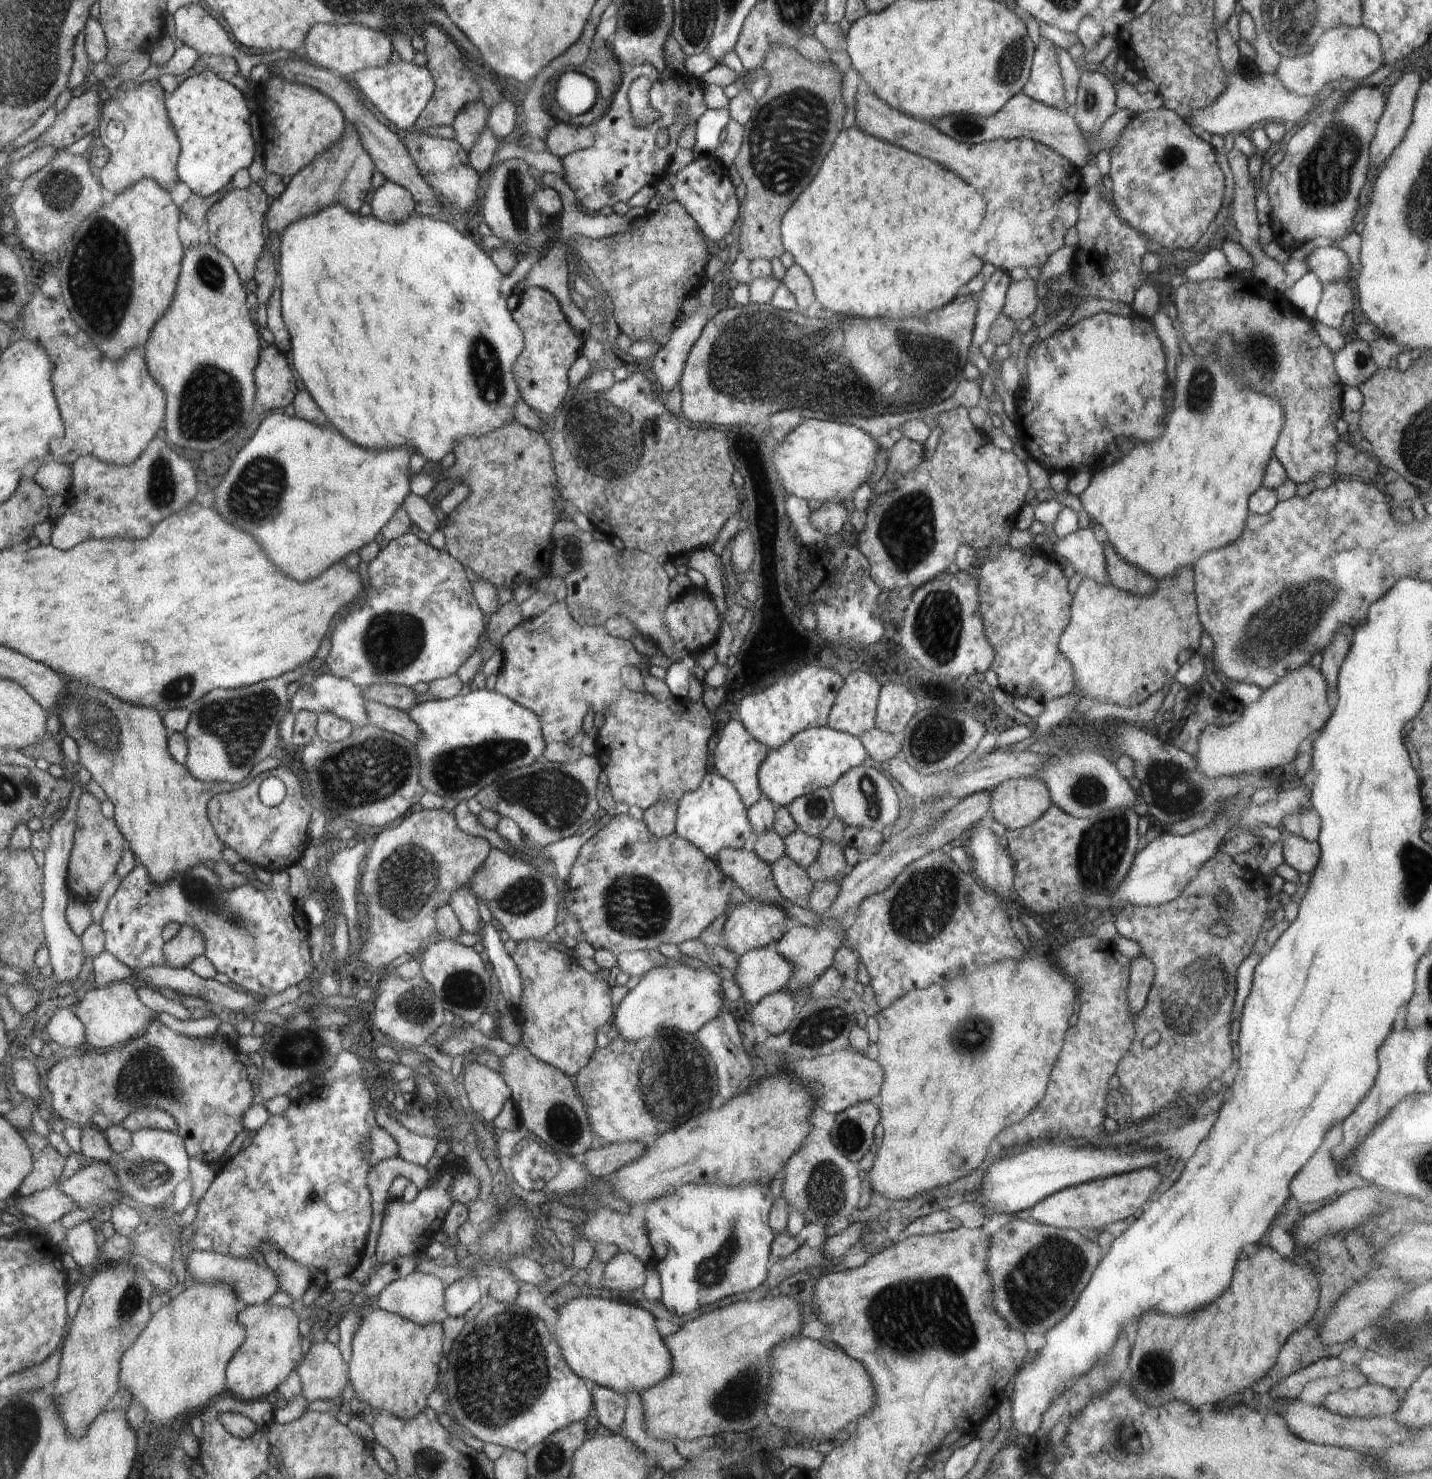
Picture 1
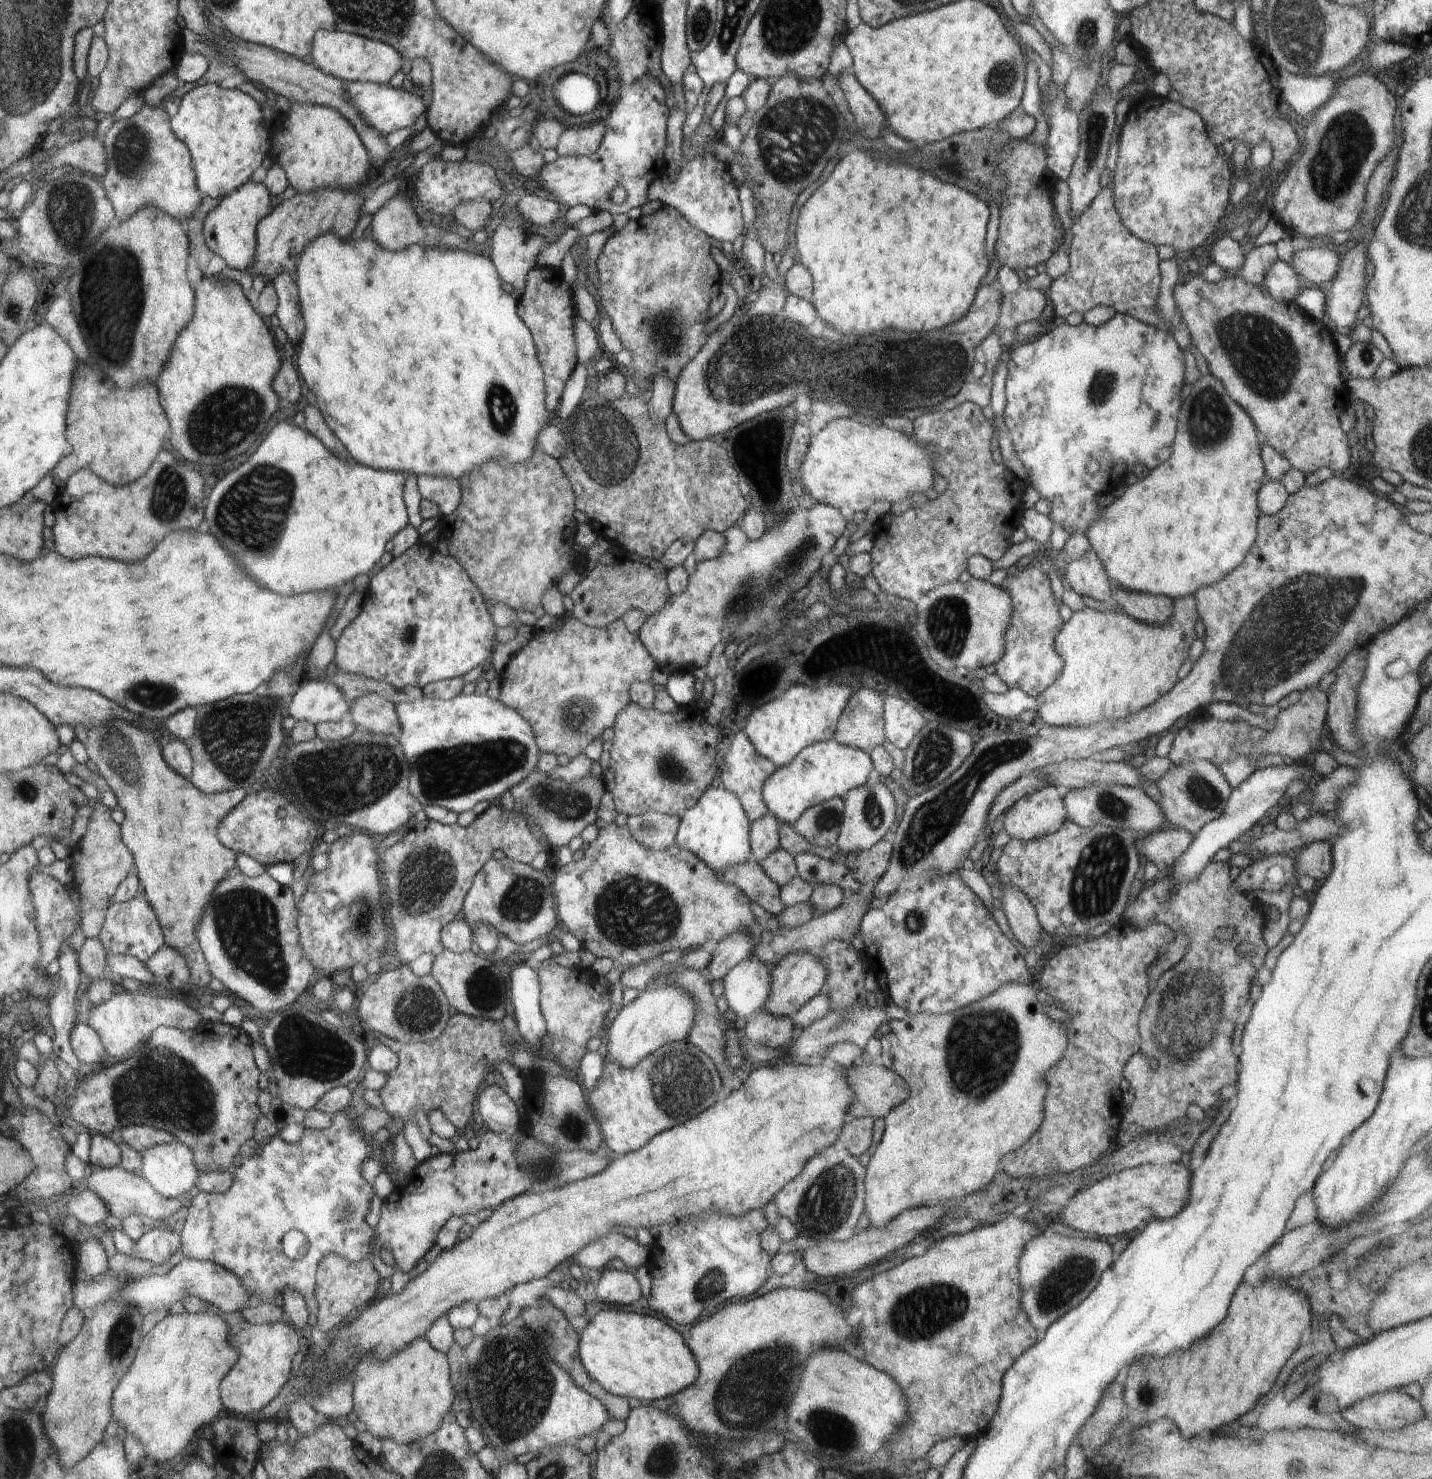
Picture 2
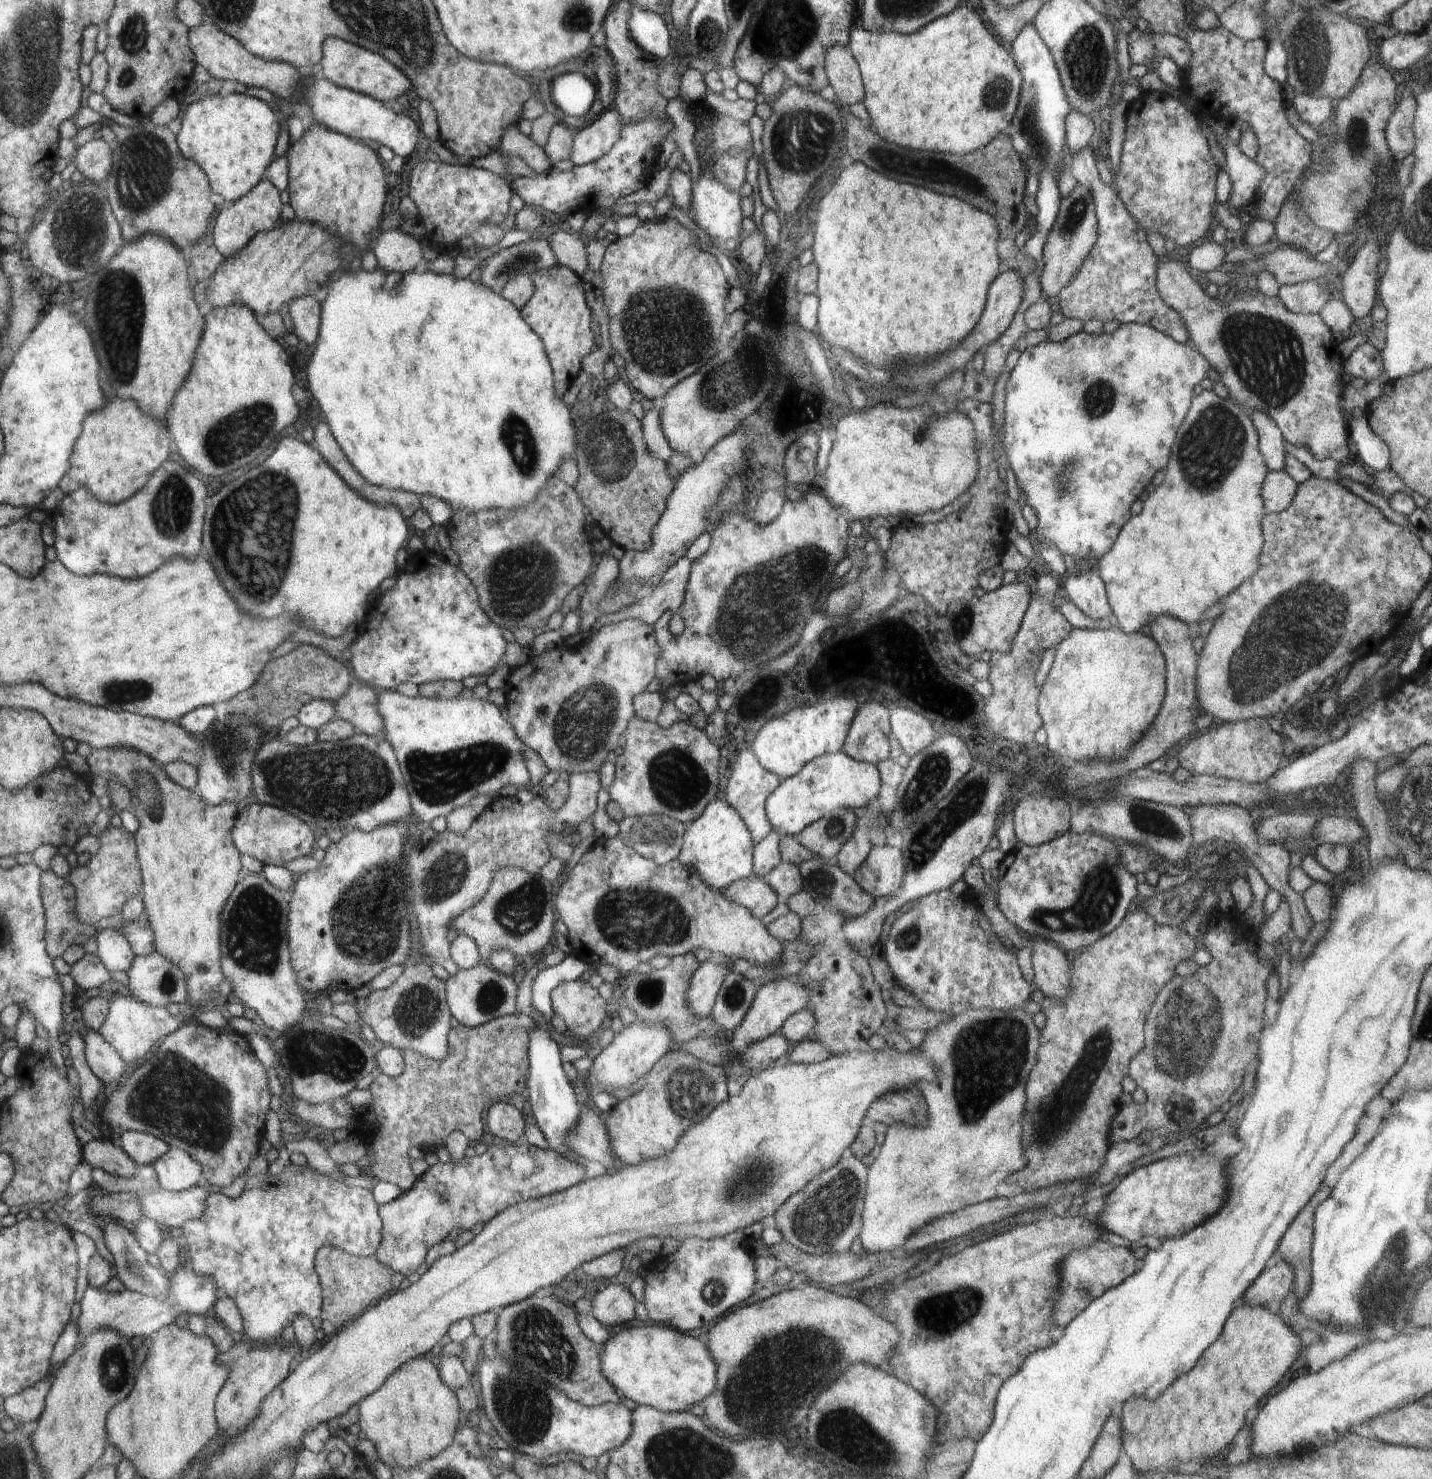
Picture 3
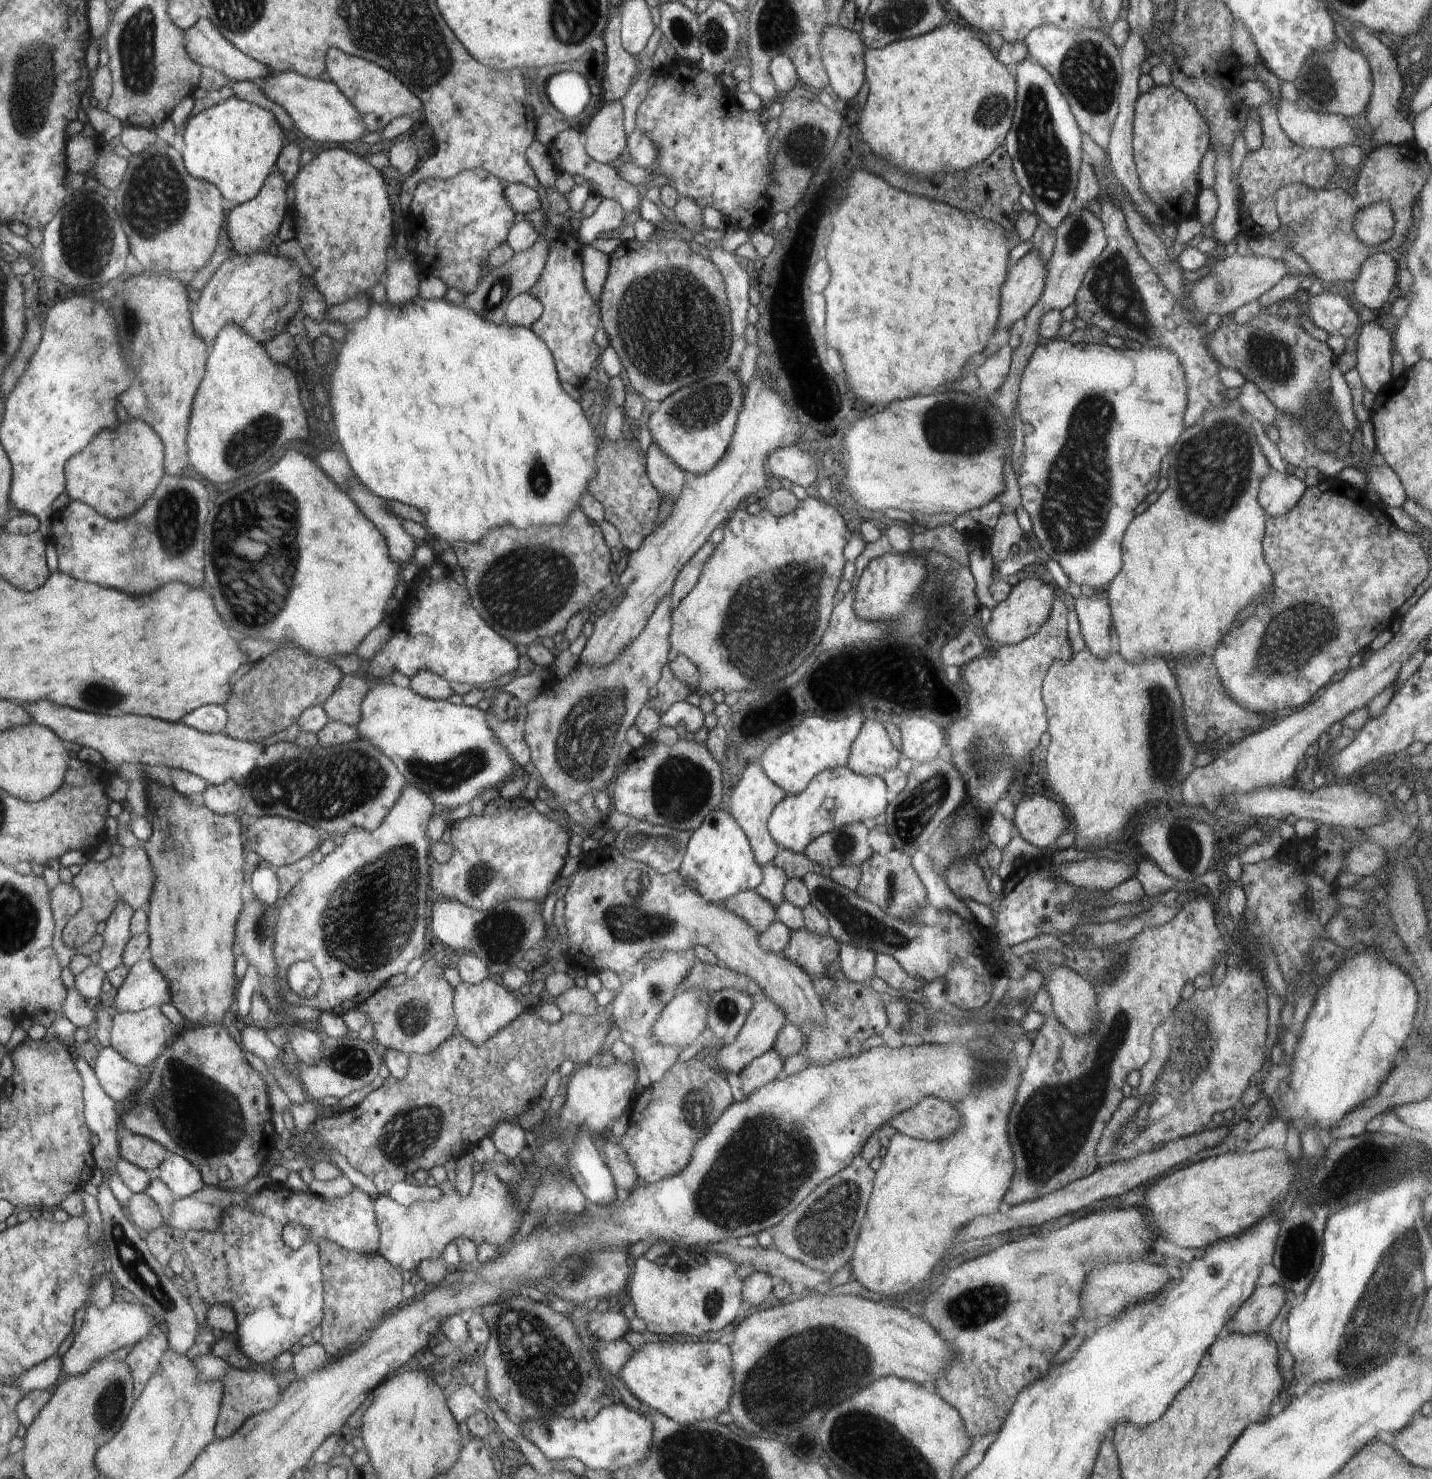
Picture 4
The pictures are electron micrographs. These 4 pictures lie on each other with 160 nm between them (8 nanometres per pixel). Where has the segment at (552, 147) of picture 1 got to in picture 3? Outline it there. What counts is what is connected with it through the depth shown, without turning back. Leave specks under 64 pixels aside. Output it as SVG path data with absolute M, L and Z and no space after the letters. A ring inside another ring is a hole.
M614 107L604 112L592 123L582 127L580 132L573 137L569 160L574 165L580 166L607 155L618 140L623 124Z

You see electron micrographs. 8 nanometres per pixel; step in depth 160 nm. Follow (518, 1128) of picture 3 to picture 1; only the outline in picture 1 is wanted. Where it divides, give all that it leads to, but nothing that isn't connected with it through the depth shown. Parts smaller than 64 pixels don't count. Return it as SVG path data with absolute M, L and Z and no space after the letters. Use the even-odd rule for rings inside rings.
M472 1062L466 1069L462 1087L468 1099L467 1105L488 1126L510 1098L506 1083L499 1072L478 1062Z

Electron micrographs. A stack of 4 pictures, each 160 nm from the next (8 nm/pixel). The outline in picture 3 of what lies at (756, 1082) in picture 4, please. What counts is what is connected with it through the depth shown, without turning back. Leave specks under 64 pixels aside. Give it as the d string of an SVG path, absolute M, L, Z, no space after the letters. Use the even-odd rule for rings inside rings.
M781 1030L772 1034L772 1036L768 1036L768 1038L764 1038L764 1040L758 1040L754 1044L750 1044L743 1055L744 1064L749 1066L752 1069L750 1072L754 1074L765 1068L770 1061L785 1061L790 1049L791 1045Z

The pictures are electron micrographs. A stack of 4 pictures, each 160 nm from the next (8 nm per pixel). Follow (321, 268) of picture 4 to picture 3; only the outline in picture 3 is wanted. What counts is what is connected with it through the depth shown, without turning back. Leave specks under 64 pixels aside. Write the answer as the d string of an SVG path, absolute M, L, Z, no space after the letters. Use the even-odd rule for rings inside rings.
M316 123L300 140L291 142L285 155L290 181L287 190L295 218L302 222L316 222L322 228L340 234L342 242L350 242L358 249L368 246L370 232L378 228L386 200L384 170L376 152L354 142L354 138Z

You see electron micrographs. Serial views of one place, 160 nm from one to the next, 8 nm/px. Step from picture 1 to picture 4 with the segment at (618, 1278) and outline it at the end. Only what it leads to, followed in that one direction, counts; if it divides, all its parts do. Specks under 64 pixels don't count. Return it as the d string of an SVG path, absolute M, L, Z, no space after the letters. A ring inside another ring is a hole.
M609 1308L606 1314L602 1314L597 1310L590 1311L587 1319L587 1332L595 1339L601 1341L612 1342L622 1339L628 1329L628 1320L622 1310Z

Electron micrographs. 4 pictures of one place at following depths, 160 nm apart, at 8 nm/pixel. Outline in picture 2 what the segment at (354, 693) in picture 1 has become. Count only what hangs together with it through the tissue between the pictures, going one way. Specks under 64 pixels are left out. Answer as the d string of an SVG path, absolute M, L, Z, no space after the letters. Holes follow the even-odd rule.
M317 677L304 681L296 690L288 706L288 715L296 721L308 720L314 725L337 722L350 712L350 705L332 682L326 677Z

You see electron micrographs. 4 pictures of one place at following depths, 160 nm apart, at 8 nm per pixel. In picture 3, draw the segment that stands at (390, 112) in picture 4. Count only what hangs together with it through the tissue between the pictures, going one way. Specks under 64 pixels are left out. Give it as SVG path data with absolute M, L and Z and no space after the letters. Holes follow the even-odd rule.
M338 38L328 40L328 44L324 42L321 74L326 80L332 81L336 85L372 96L372 98L380 100L382 104L396 100L398 96L402 96L410 90L410 78L400 68L396 68L390 60L386 60L384 56L380 56L372 50L354 46L350 42L338 40Z

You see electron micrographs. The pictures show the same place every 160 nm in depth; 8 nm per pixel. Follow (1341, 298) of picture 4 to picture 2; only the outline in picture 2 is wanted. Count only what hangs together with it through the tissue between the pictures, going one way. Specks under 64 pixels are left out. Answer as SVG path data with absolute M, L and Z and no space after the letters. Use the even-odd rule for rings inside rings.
M1280 259L1274 260L1270 270L1266 272L1262 285L1265 286L1268 294L1275 300L1293 303L1301 288L1298 284L1298 275L1291 266Z

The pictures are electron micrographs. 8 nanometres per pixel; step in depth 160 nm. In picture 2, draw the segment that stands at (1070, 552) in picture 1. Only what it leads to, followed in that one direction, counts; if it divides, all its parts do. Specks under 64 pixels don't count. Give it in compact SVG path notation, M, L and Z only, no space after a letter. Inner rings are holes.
M1092 548L1081 557L1071 560L1062 576L1067 588L1072 588L1076 594L1089 596L1101 603L1113 602L1114 587Z

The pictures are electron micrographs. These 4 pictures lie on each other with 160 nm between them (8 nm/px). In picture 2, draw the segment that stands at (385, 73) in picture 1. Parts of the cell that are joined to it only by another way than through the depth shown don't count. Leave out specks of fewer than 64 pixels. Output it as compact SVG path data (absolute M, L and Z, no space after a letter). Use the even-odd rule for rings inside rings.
M344 81L344 88L346 88L354 108L360 112L360 116L364 120L368 120L368 124L372 124L372 128L376 128L384 137L387 137L390 132L395 130L412 128L416 118L422 112L426 112L426 102L422 104L424 96L420 92L408 92L402 90L402 87L392 88L392 86L386 84L363 81Z

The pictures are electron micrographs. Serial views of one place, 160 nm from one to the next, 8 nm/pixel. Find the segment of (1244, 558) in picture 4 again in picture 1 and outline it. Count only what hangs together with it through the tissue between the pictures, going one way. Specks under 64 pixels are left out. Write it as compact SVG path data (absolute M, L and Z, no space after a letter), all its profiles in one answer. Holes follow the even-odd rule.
M1224 334L1217 343L1217 352L1213 353L1212 357L1202 355L1183 357L1178 361L1176 366L1176 376L1178 376L1178 386L1176 386L1176 398L1174 398L1174 410L1168 418L1164 436L1154 442L1152 446L1142 446L1136 448L1132 454L1128 454L1122 462L1114 464L1110 470L1106 468L1098 471L1092 476L1090 484L1084 492L1080 494L1082 507L1084 512L1088 514L1091 522L1095 525L1100 524L1106 530L1108 542L1115 548L1115 551L1125 560L1140 571L1144 571L1156 580L1170 579L1176 577L1184 566L1195 566L1194 560L1198 560L1202 554L1219 551L1225 549L1229 544L1234 543L1240 538L1249 512L1249 498L1253 492L1256 492L1263 486L1263 476L1270 462L1274 445L1280 436L1280 431L1284 426L1284 409L1281 407L1279 400L1273 396L1260 396L1254 392L1248 392L1242 382L1239 380L1239 375L1233 370L1237 358L1233 350L1233 342L1229 335Z

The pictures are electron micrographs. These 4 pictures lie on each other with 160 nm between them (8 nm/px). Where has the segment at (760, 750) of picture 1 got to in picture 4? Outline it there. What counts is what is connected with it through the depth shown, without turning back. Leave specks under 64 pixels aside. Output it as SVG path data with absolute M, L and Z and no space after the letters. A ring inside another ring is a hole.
M758 763L746 766L740 782L738 782L730 796L728 811L735 817L740 828L744 830L744 834L750 842L754 859L760 866L768 864L768 862L774 862L775 857L779 855L780 847L776 845L776 842L768 833L767 823L772 810L774 810L776 804L784 800L785 796L784 790L763 772Z

